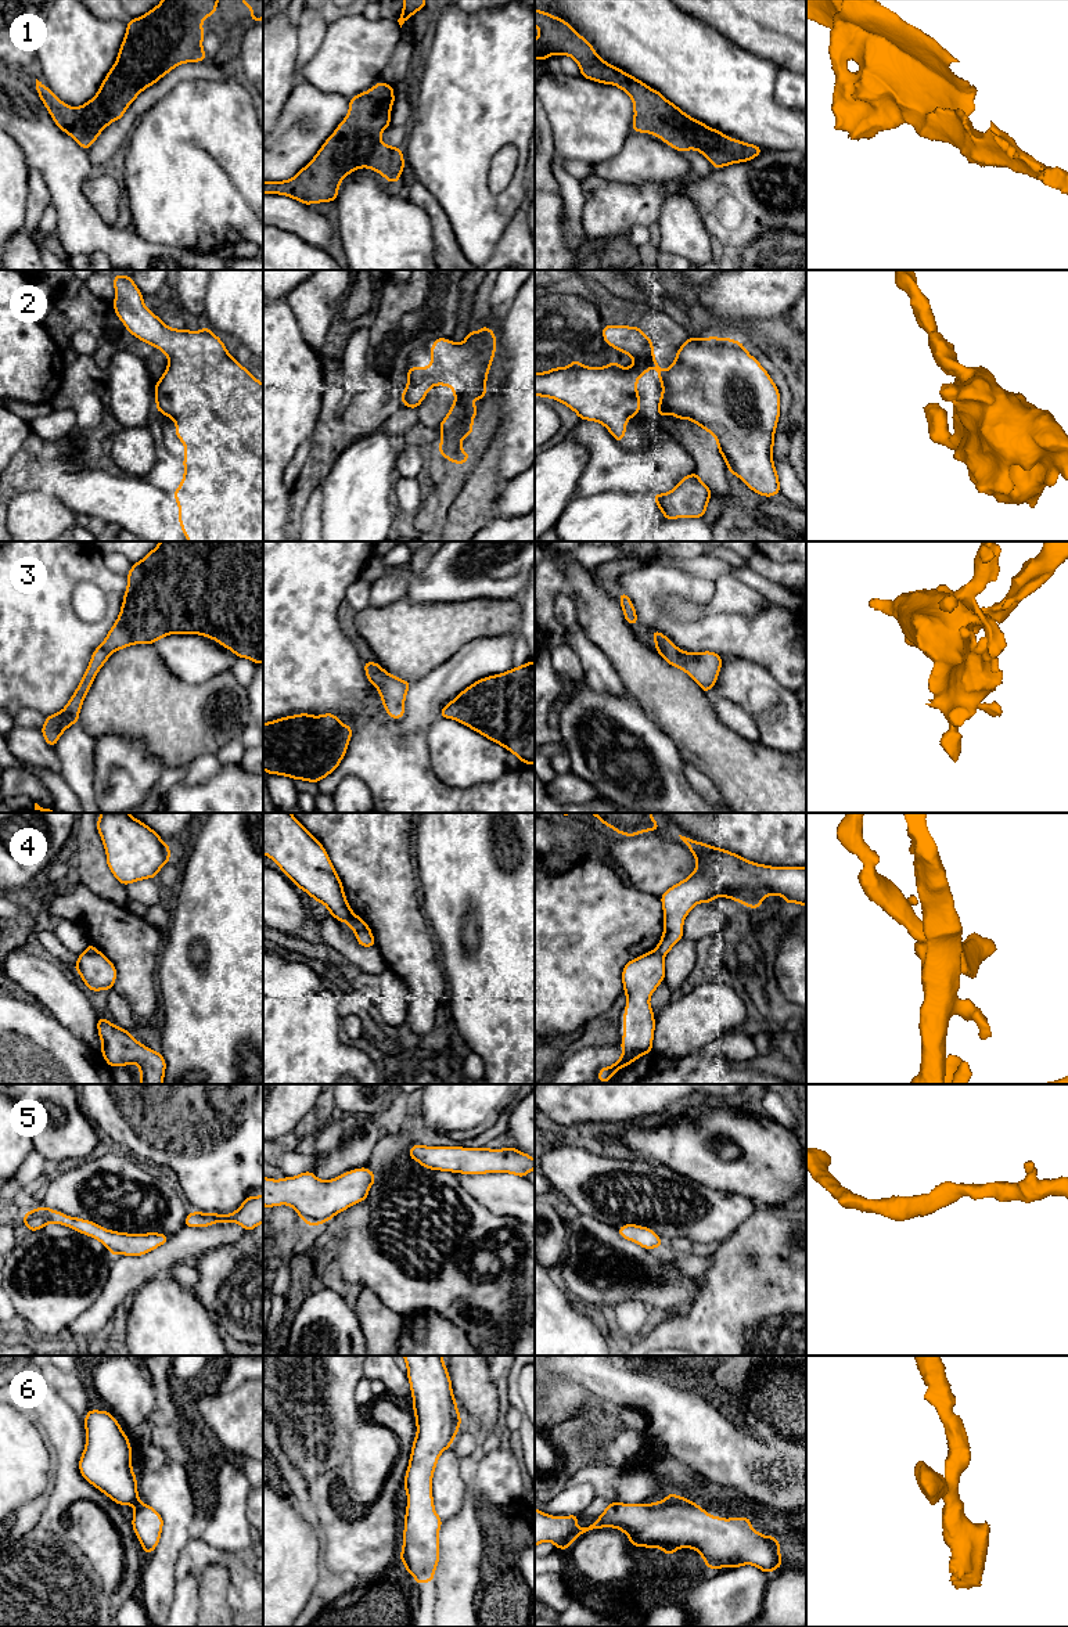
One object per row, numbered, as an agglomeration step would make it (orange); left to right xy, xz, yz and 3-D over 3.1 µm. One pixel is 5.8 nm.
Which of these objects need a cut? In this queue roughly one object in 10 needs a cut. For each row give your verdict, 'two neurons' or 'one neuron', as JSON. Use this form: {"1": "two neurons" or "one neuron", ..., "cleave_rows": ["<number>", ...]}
{"1": "one neuron", "2": "one neuron", "3": "one neuron", "4": "two neurons", "5": "one neuron", "6": "one neuron", "cleave_rows": ["4"]}

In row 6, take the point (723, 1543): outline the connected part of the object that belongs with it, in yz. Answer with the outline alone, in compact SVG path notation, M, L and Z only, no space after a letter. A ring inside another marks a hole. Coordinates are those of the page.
M672 1490L664 1501L652 1504L608 1504L603 1515L589 1527L576 1527L579 1513L571 1516L550 1516L535 1508L535 1547L550 1541L560 1549L568 1549L580 1534L601 1527L615 1527L626 1533L634 1547L657 1547L672 1556L677 1548L697 1549L705 1566L709 1569L740 1567L754 1565L765 1573L783 1566L780 1556L780 1543L774 1536L762 1536L751 1527L747 1516L723 1519L709 1515L695 1502L676 1497Z

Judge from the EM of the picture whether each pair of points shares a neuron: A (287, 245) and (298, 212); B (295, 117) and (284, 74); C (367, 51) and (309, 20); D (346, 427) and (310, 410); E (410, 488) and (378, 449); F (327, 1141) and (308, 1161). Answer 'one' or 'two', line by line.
A: two
B: two
C: two
D: two
E: two
F: two

